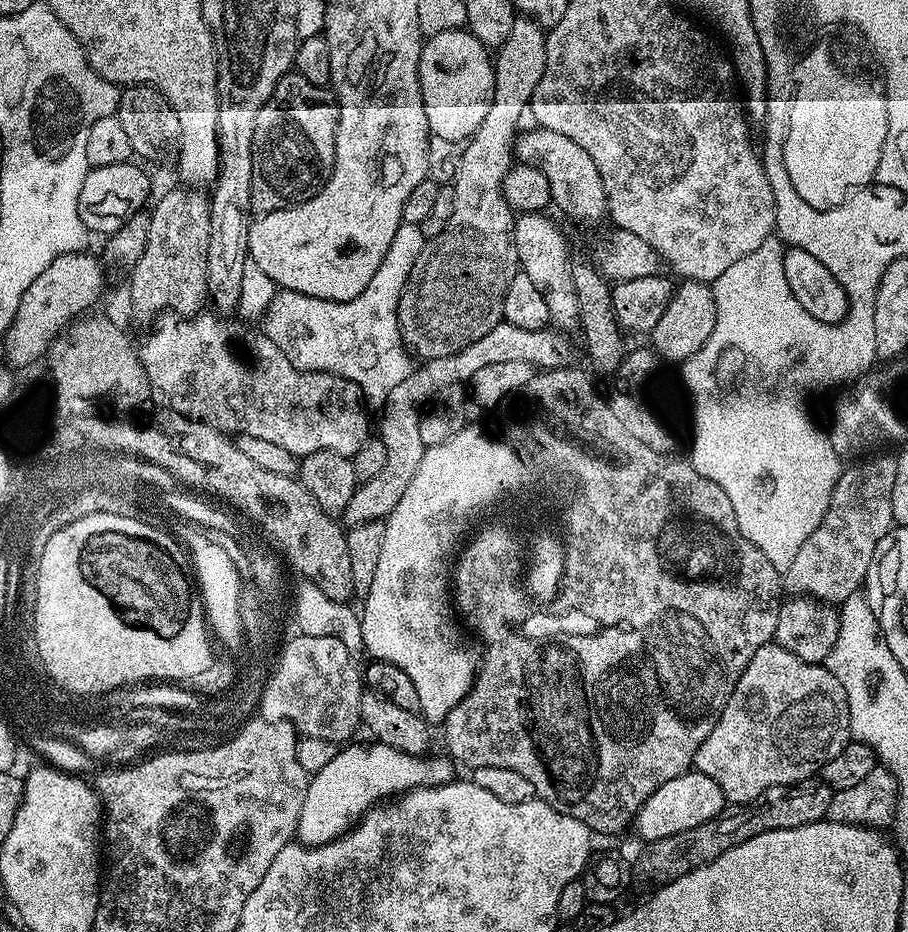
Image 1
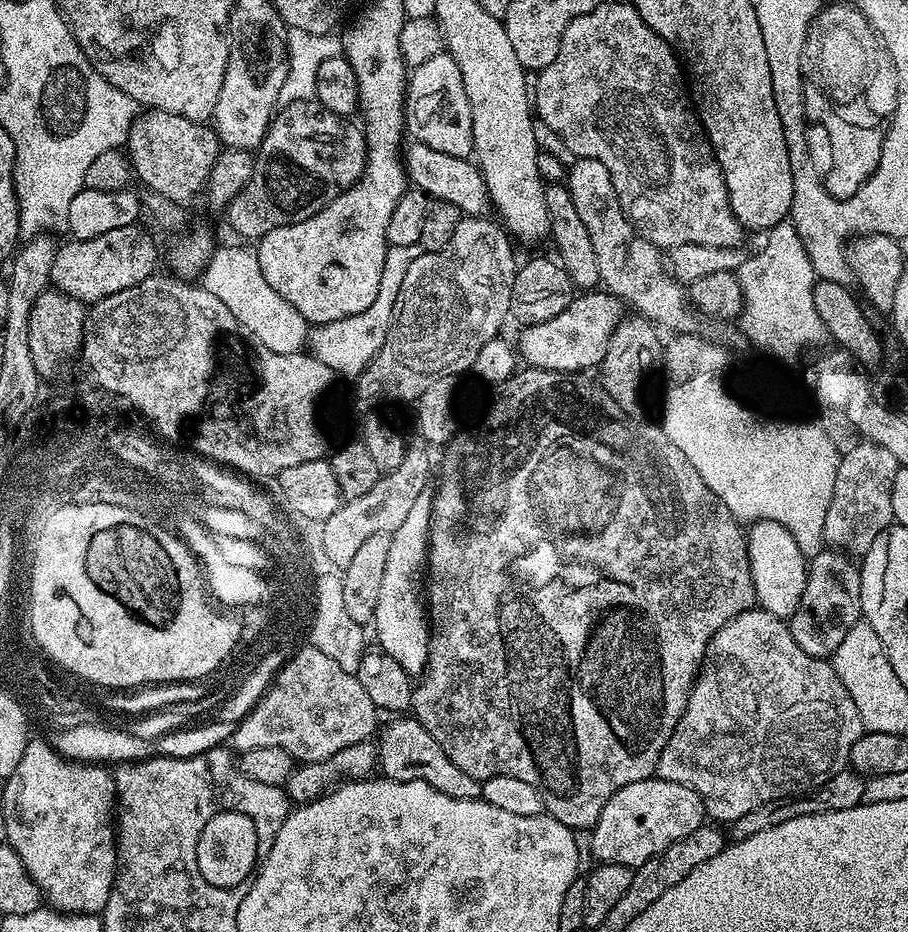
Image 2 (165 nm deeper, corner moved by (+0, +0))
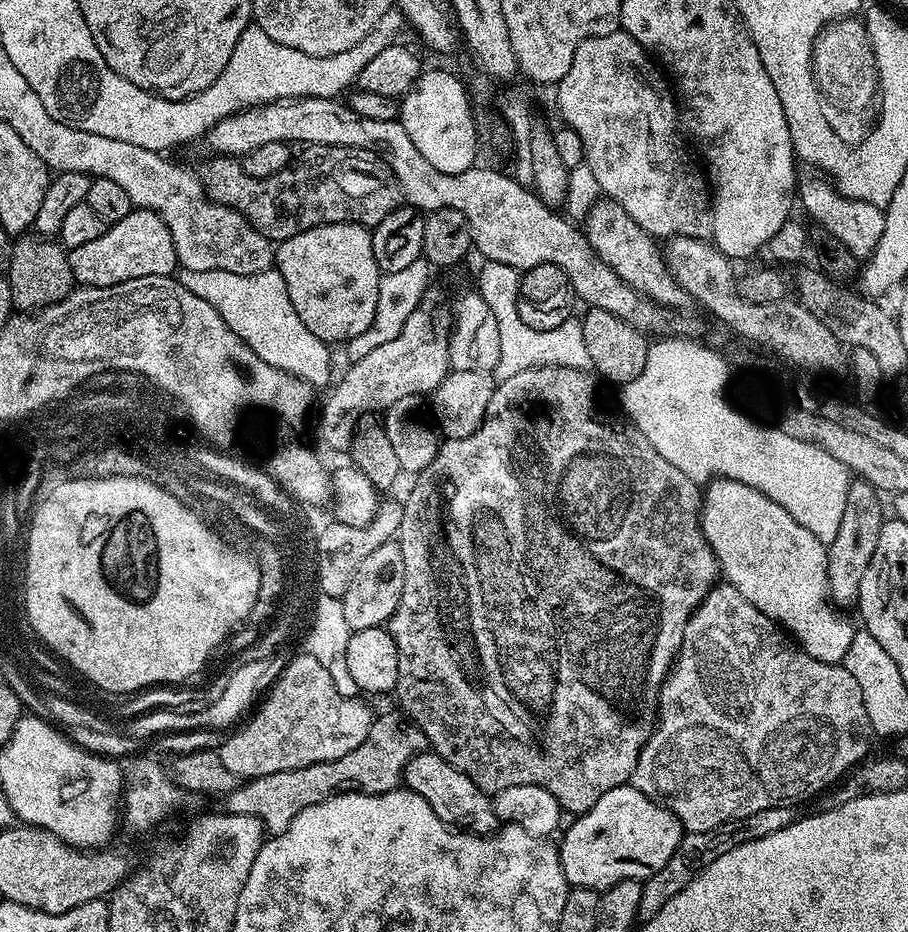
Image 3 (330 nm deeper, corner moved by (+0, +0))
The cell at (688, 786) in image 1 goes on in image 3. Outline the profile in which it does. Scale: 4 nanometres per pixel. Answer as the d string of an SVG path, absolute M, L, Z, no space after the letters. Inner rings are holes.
M631 783L619 784L614 790L606 790L590 810L579 813L576 820L568 829L565 827L564 841L559 841L560 862L572 888L592 888L595 892L604 893L608 888L613 888L618 882L627 880L649 880L678 850L681 840L686 833L680 825L680 820L670 809L662 804L657 804L633 788Z

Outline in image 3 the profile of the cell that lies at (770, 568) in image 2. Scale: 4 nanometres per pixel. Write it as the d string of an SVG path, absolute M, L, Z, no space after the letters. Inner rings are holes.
M713 479L703 489L699 518L704 538L720 563L723 579L732 584L734 590L746 598L746 602L783 628L806 654L810 654L810 658L826 664L841 663L846 650L850 650L850 642L857 629L844 617L847 615L832 603L832 597L828 594L826 545L814 538L806 526L794 522L782 506L737 480Z

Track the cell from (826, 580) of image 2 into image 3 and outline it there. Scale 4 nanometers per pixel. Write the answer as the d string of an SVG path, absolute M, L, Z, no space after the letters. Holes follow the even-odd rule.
M856 478L846 490L846 511L842 513L842 522L834 542L827 545L828 550L828 594L832 603L841 610L855 605L860 599L860 580L866 574L878 546L878 534L882 530L886 513L880 505L881 493L870 482Z

